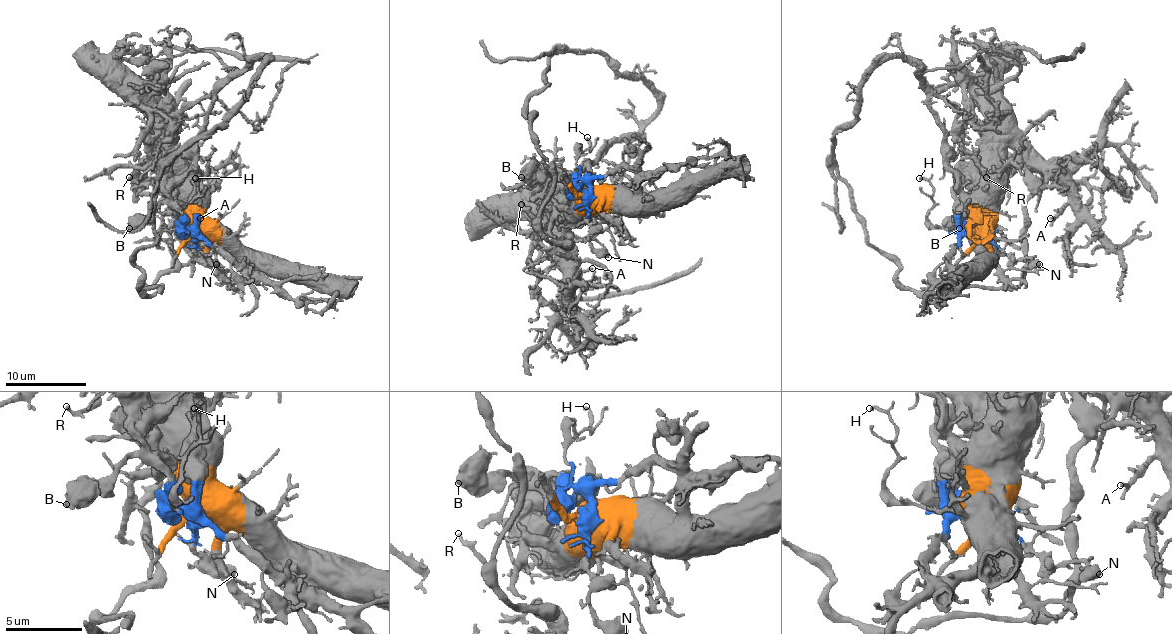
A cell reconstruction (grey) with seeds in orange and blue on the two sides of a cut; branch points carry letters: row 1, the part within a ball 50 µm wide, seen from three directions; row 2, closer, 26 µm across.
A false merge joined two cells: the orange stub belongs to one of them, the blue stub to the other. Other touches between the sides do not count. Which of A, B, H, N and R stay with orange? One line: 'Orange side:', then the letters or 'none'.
Orange side: A, R

